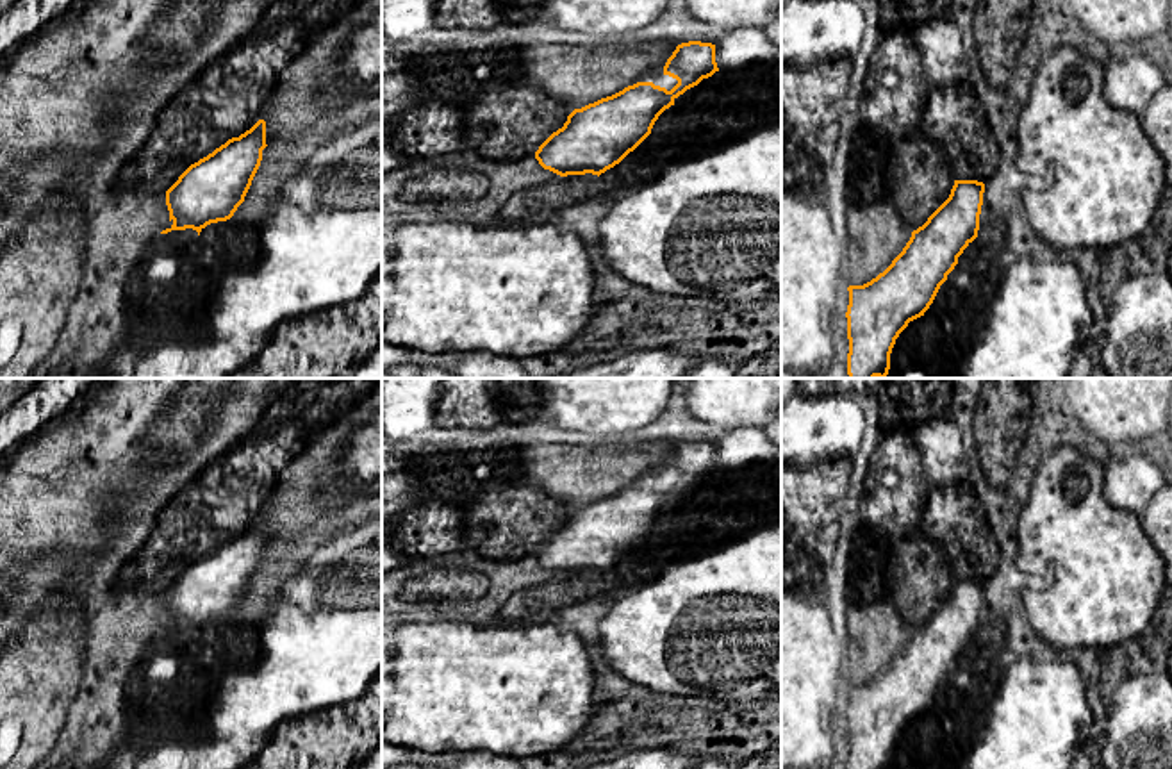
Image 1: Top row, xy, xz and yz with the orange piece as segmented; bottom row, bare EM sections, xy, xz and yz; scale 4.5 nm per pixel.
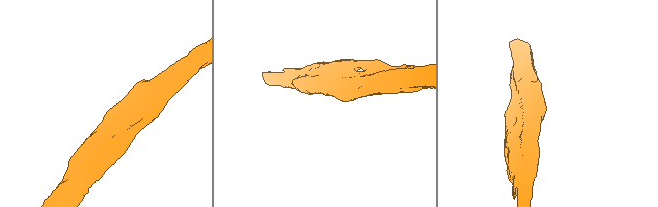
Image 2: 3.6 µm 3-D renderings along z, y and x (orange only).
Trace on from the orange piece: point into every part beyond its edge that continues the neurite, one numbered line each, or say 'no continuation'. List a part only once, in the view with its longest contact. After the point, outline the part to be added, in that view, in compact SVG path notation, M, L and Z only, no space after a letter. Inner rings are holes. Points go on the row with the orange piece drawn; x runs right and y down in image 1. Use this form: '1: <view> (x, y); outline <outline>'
no continuation

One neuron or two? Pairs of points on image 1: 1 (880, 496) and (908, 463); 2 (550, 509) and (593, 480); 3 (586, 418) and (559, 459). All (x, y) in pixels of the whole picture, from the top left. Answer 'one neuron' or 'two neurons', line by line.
1: one neuron
2: two neurons
3: two neurons

